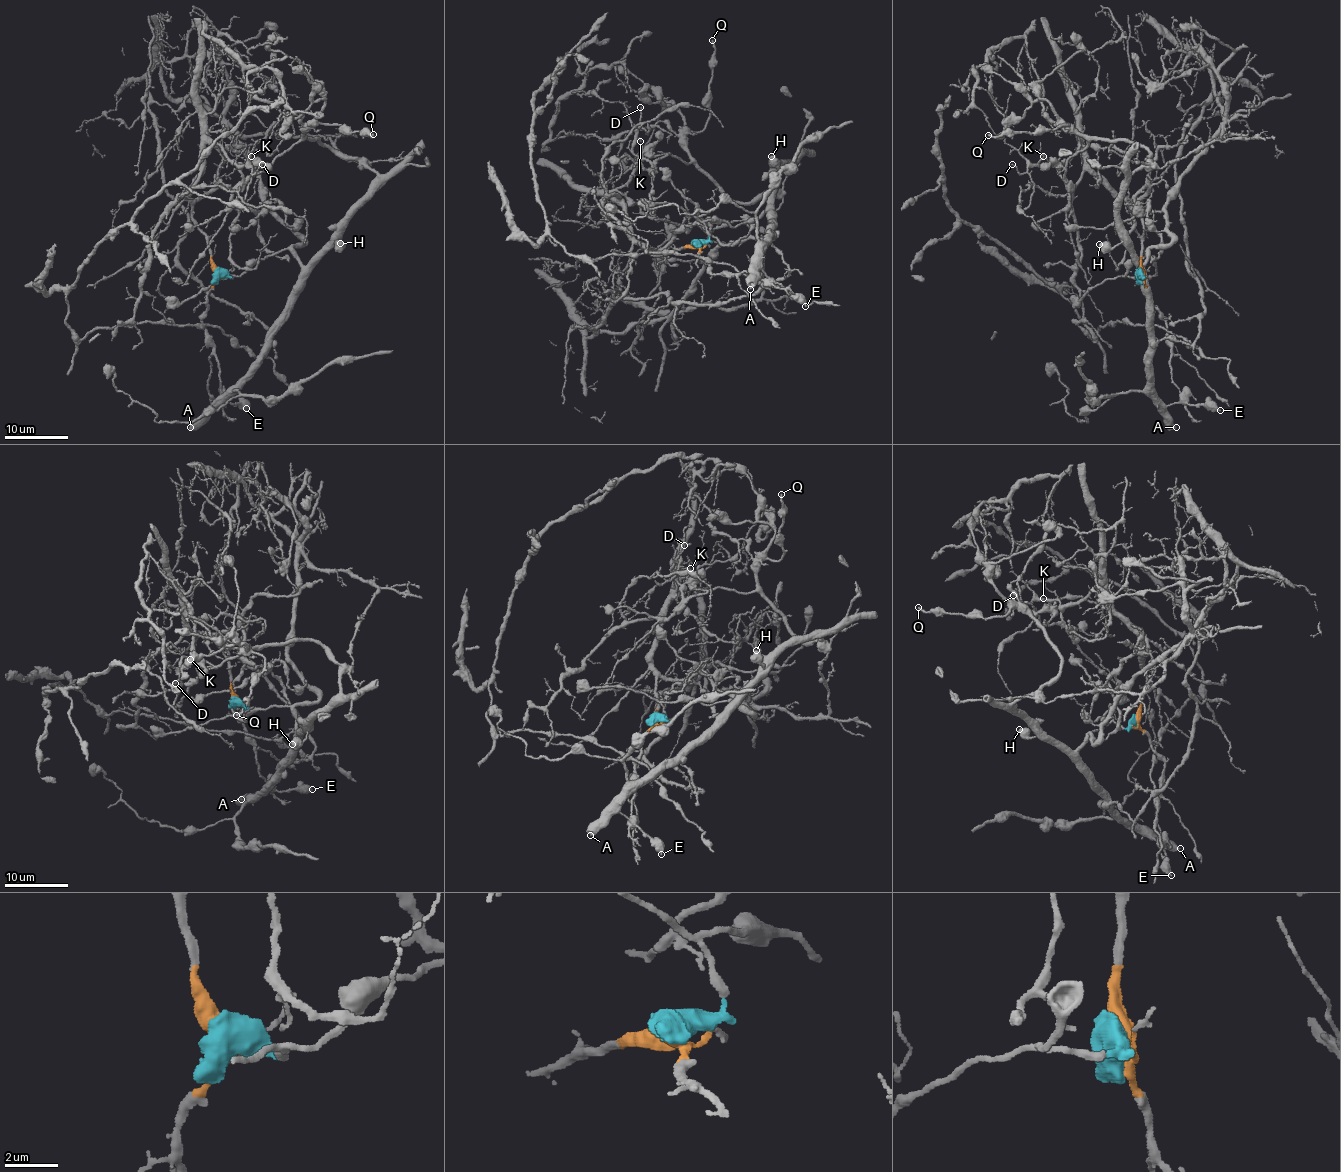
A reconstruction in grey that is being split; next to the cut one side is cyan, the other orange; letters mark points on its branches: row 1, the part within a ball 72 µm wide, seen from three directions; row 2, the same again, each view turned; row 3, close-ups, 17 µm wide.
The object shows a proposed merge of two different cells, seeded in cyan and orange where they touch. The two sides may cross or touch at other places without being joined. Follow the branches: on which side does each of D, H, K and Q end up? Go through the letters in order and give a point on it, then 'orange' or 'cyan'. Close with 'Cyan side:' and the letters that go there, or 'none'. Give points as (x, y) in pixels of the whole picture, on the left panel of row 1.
D: at (262, 164); orange
H: at (340, 243); cyan
K: at (251, 156); orange
Q: at (373, 134); cyan
Cyan side: H, Q

